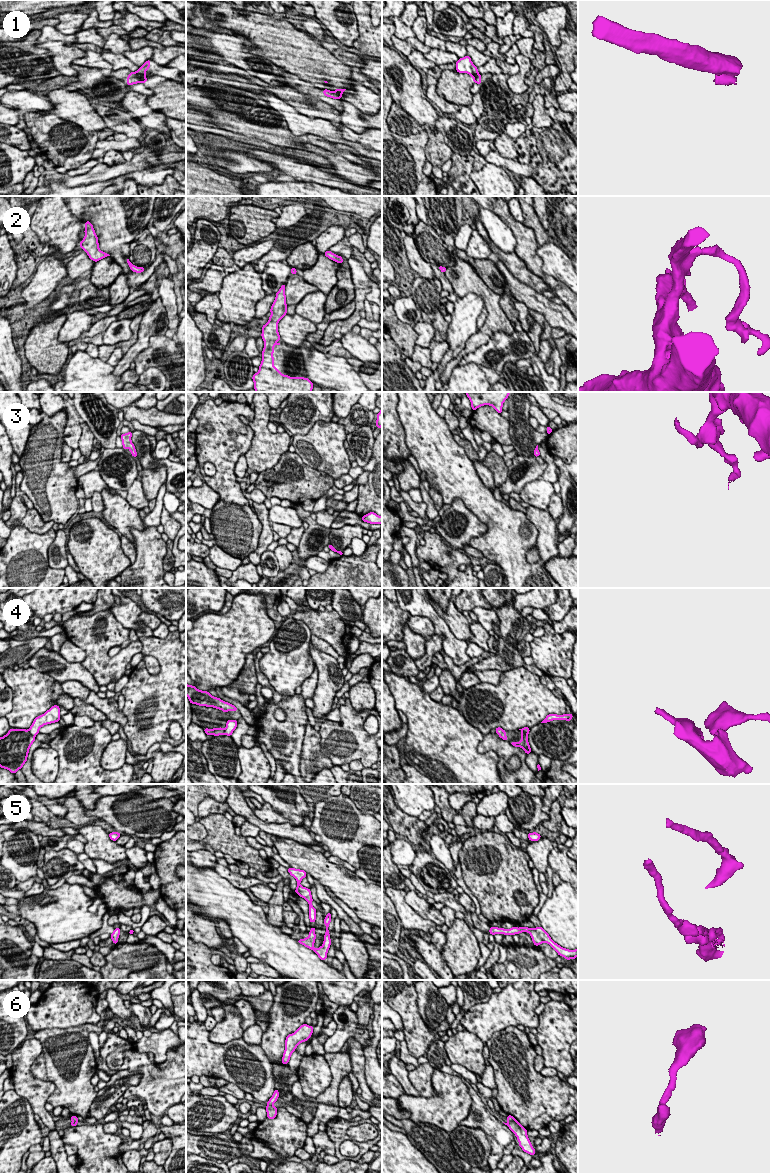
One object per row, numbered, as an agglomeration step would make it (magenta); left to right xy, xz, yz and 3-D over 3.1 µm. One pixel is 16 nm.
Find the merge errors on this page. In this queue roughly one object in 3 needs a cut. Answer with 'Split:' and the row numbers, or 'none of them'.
Split: 1, 4

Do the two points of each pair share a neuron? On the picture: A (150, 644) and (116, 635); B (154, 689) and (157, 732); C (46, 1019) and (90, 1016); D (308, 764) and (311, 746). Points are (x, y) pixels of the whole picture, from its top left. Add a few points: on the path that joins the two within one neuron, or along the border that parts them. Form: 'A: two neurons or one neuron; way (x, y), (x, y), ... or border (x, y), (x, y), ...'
A: two neurons; border (142, 642), (142, 650), (140, 652)
B: one neuron; way (158, 700), (157, 721)
C: one neuron; way (57, 1016), (79, 1016)
D: one neuron; way (311, 760), (311, 750)

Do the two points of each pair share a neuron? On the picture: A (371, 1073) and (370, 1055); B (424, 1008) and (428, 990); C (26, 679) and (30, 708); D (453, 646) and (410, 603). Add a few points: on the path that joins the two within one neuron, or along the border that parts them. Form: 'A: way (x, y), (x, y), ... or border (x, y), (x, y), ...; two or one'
A: way (371, 1069), (371, 1059); one
B: way (428, 1004), (428, 994); one
C: way (29, 686), (30, 701); one
D: way (446, 633), (423, 607); one

